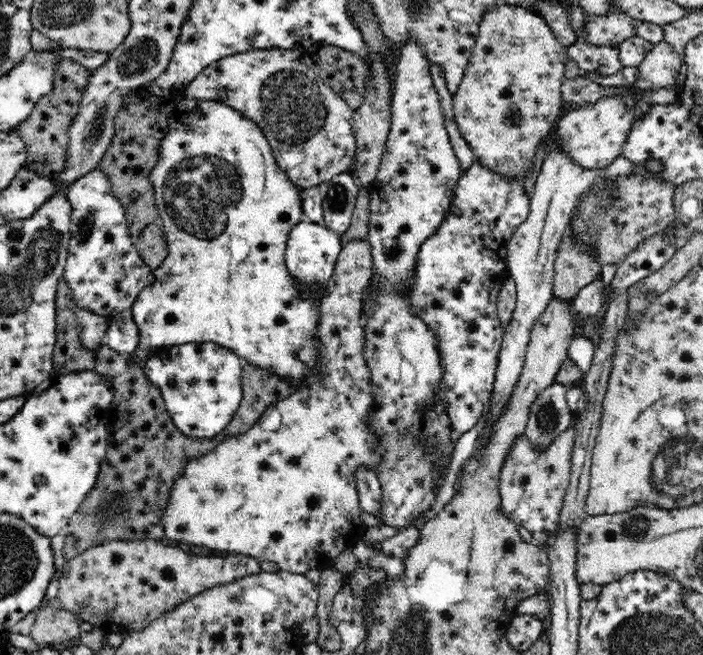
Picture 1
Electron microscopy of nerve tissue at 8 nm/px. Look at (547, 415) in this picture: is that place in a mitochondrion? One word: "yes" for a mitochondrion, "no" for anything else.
yes

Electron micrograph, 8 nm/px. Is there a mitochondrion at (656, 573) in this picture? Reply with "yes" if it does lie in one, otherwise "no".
no

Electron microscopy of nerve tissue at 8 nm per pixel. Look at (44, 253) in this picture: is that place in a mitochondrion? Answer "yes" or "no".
yes

